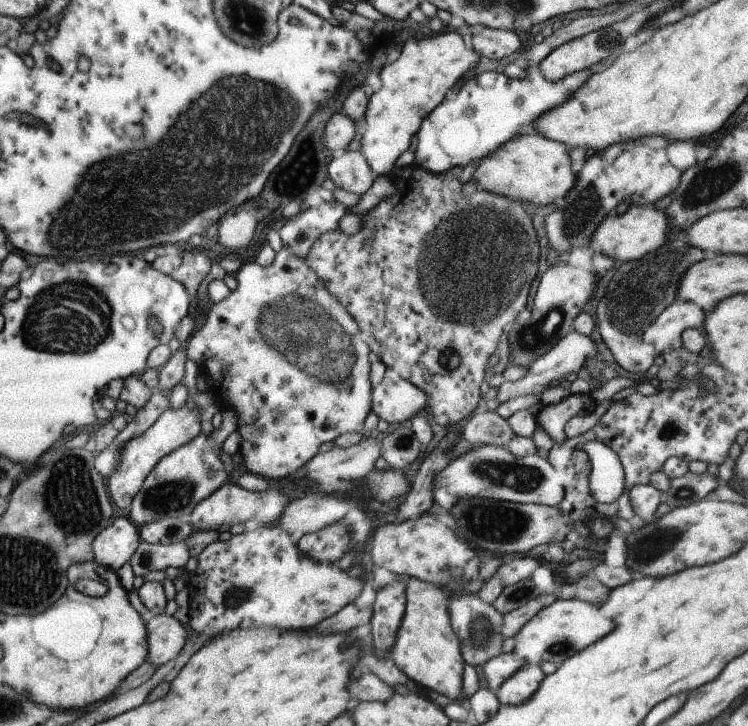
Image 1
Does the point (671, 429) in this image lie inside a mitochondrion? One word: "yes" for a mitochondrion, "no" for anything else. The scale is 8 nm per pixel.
yes

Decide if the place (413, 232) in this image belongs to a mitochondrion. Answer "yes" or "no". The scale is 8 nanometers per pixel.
no

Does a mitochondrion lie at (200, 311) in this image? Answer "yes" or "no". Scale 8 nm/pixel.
no

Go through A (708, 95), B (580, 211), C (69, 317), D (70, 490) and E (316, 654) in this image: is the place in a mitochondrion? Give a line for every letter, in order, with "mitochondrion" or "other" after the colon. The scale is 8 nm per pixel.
A: other
B: mitochondrion
C: mitochondrion
D: mitochondrion
E: other

